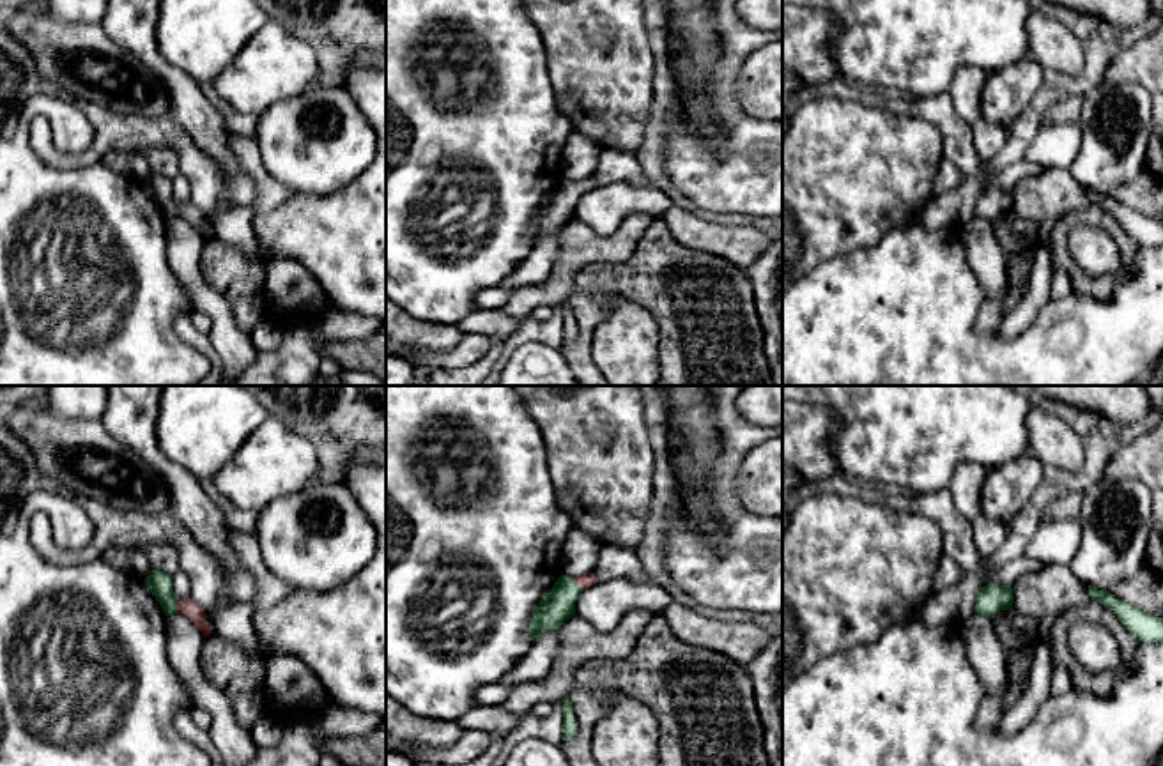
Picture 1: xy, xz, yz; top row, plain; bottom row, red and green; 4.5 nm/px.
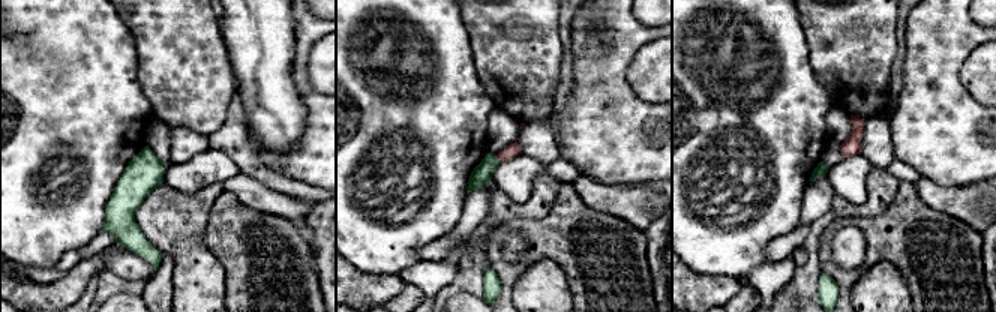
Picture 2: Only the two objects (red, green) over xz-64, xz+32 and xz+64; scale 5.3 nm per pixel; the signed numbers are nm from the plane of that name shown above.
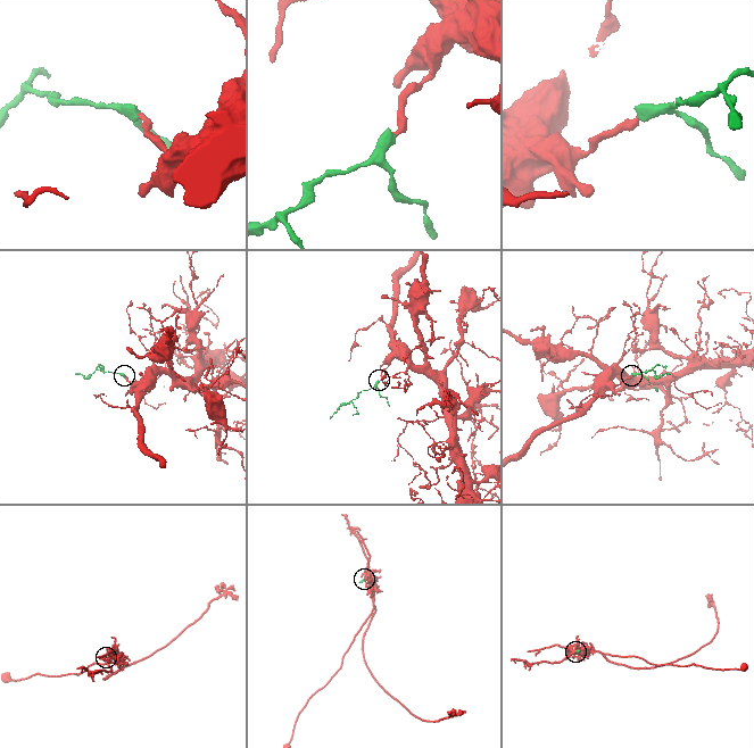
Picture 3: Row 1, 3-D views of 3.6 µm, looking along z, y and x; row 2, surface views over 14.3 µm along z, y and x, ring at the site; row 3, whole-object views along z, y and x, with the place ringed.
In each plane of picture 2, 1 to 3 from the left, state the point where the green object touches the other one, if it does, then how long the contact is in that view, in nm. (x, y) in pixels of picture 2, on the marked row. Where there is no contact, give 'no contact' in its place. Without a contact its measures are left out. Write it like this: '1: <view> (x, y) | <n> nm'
1: no contact
2: xz+32 (497, 156) | 50 nm
3: no contact

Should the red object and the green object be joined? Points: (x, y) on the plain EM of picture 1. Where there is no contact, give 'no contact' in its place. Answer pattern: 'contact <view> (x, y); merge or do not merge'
contact xz (577, 188); merge

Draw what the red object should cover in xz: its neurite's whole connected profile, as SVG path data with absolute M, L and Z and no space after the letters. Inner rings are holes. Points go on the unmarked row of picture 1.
M595 177L582 180L561 179L552 193L545 196L531 221L529 239L533 248L549 234L559 234L565 225L575 219L579 198L597 188Z

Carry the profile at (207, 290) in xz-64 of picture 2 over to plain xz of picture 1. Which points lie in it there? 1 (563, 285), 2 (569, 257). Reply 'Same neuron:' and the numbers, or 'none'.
Same neuron: 1, 2

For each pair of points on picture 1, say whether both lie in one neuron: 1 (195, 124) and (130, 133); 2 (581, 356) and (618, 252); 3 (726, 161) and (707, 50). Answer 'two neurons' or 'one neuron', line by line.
1: two neurons
2: two neurons
3: two neurons

